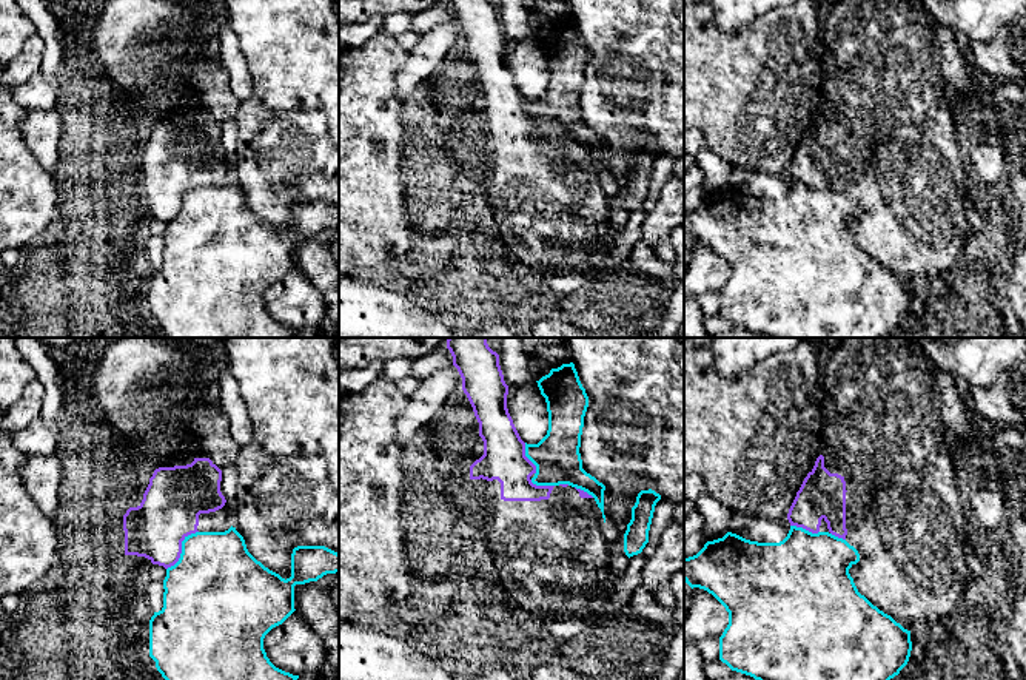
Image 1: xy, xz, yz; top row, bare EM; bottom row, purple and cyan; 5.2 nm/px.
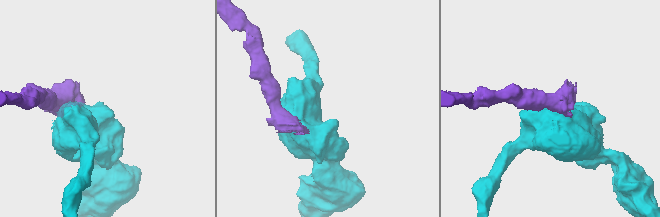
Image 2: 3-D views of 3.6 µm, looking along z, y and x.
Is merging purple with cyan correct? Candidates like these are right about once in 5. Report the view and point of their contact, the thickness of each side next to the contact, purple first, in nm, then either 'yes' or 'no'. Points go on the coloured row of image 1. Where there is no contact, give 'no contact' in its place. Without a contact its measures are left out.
contact xy (181, 549); calibres 300 and 460 nm; no

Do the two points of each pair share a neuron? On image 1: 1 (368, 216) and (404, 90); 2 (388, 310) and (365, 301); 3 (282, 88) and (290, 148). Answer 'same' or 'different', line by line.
1: different
2: same
3: different

